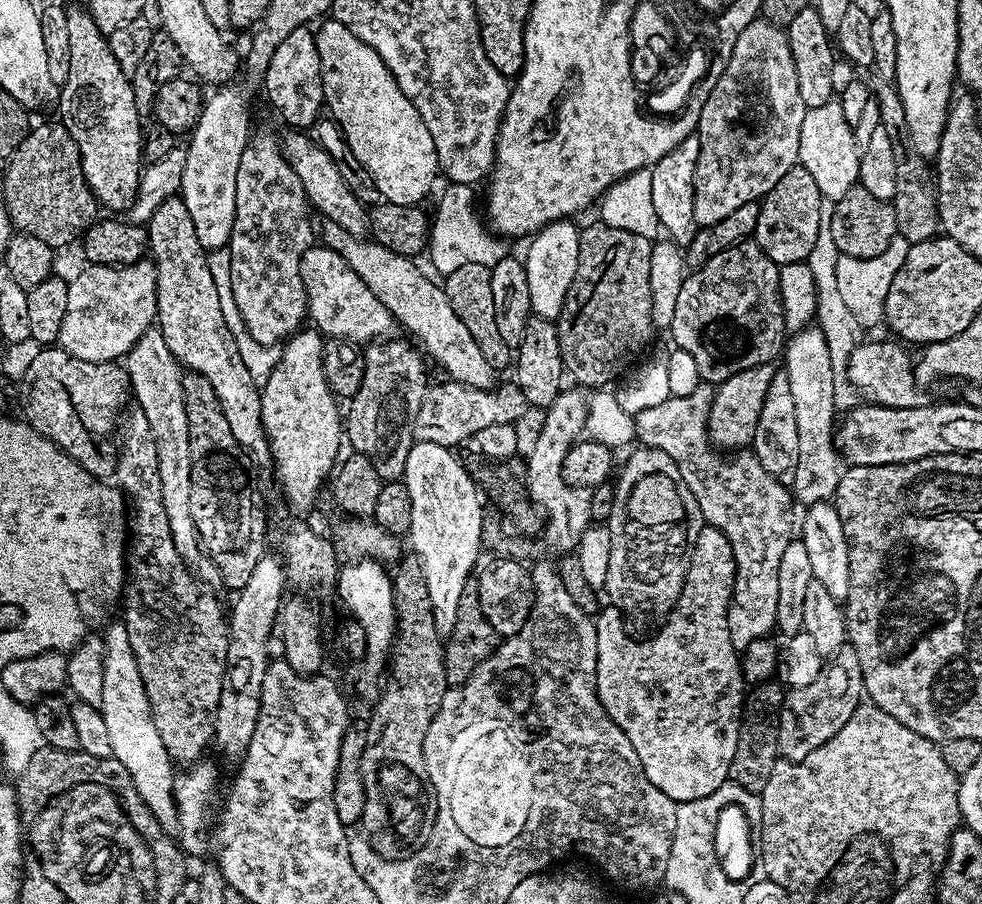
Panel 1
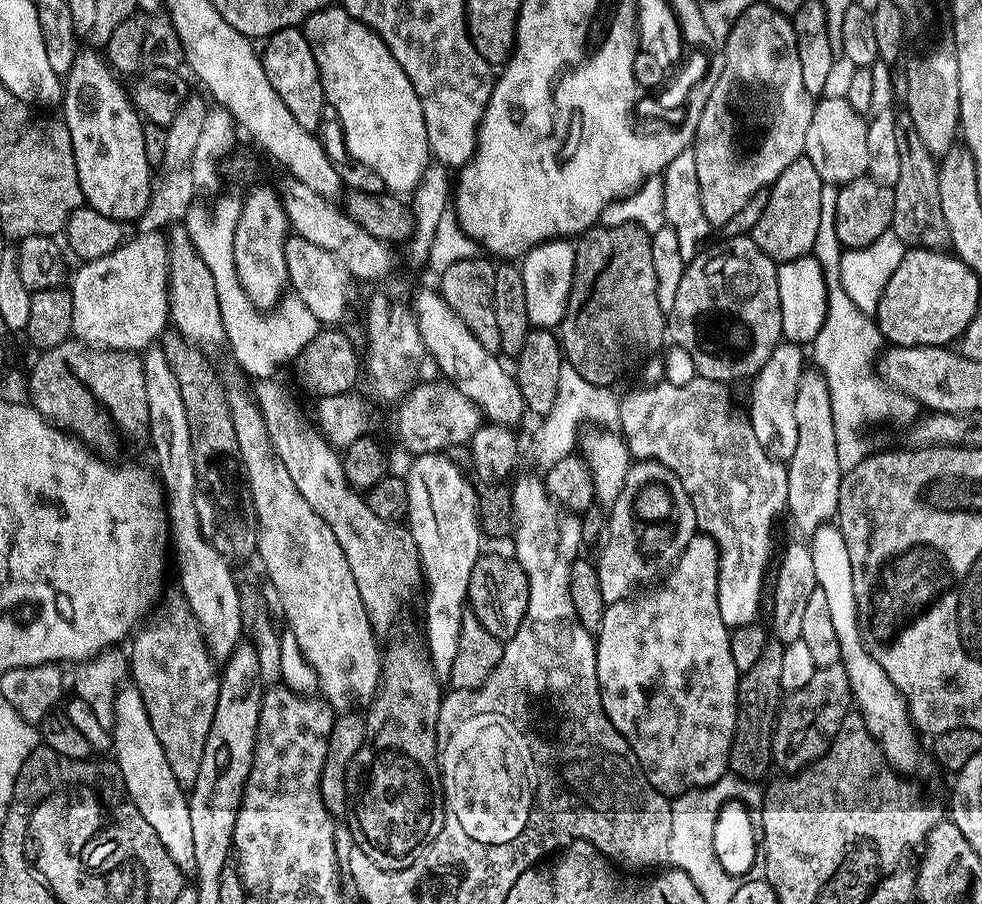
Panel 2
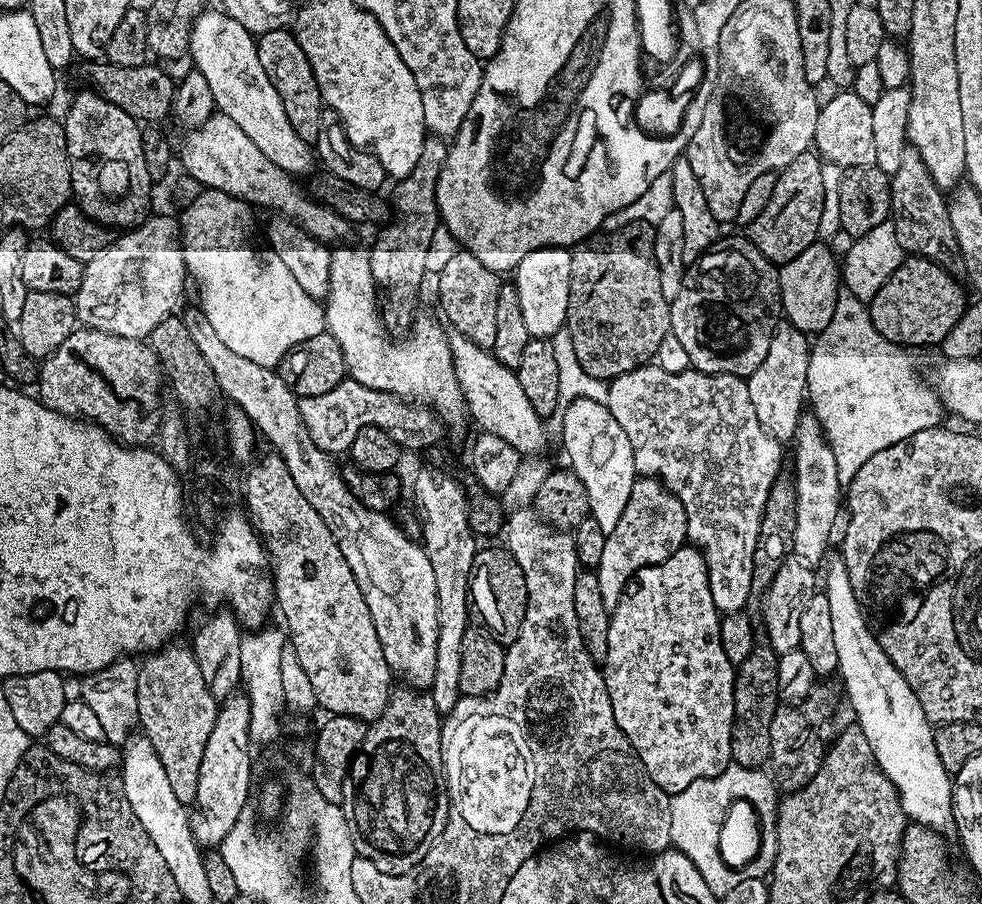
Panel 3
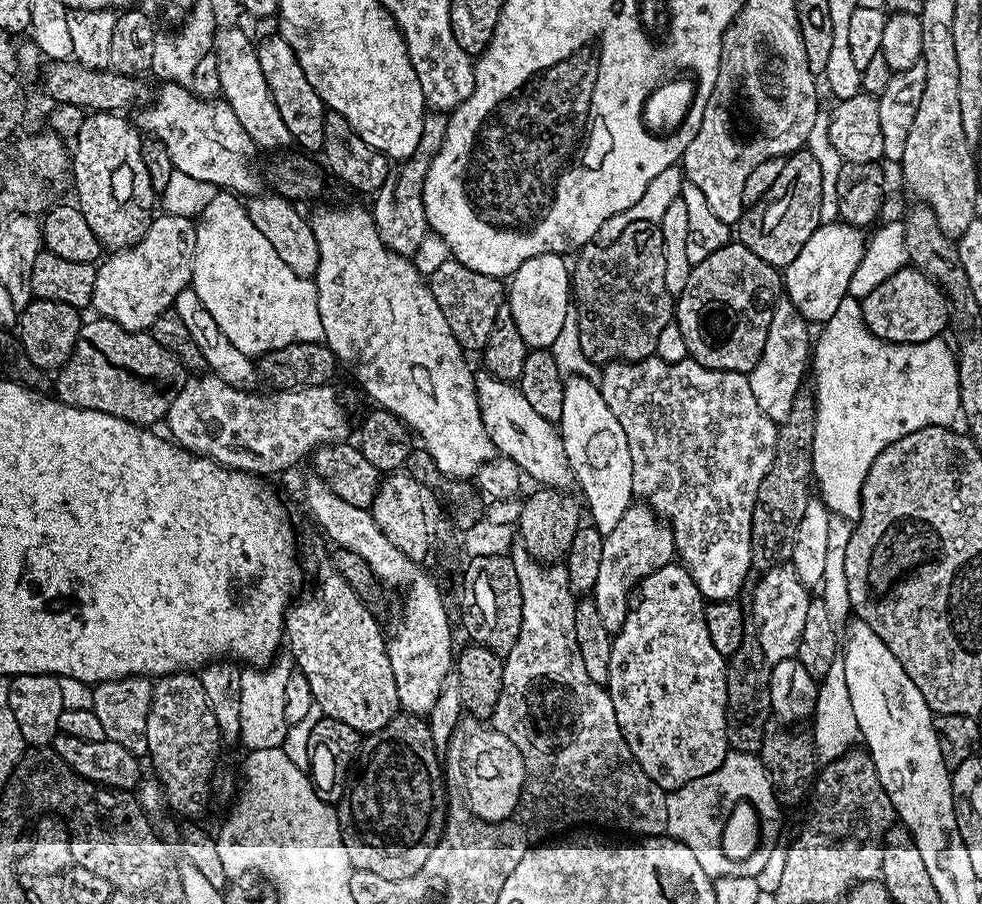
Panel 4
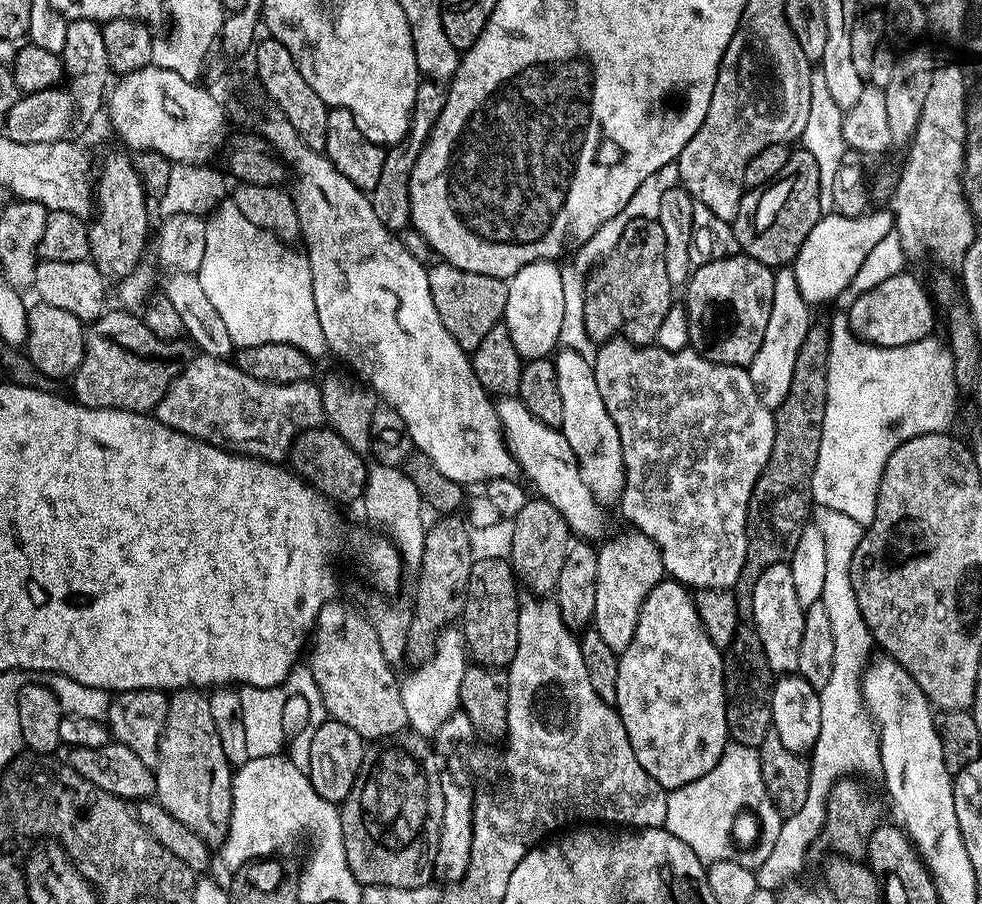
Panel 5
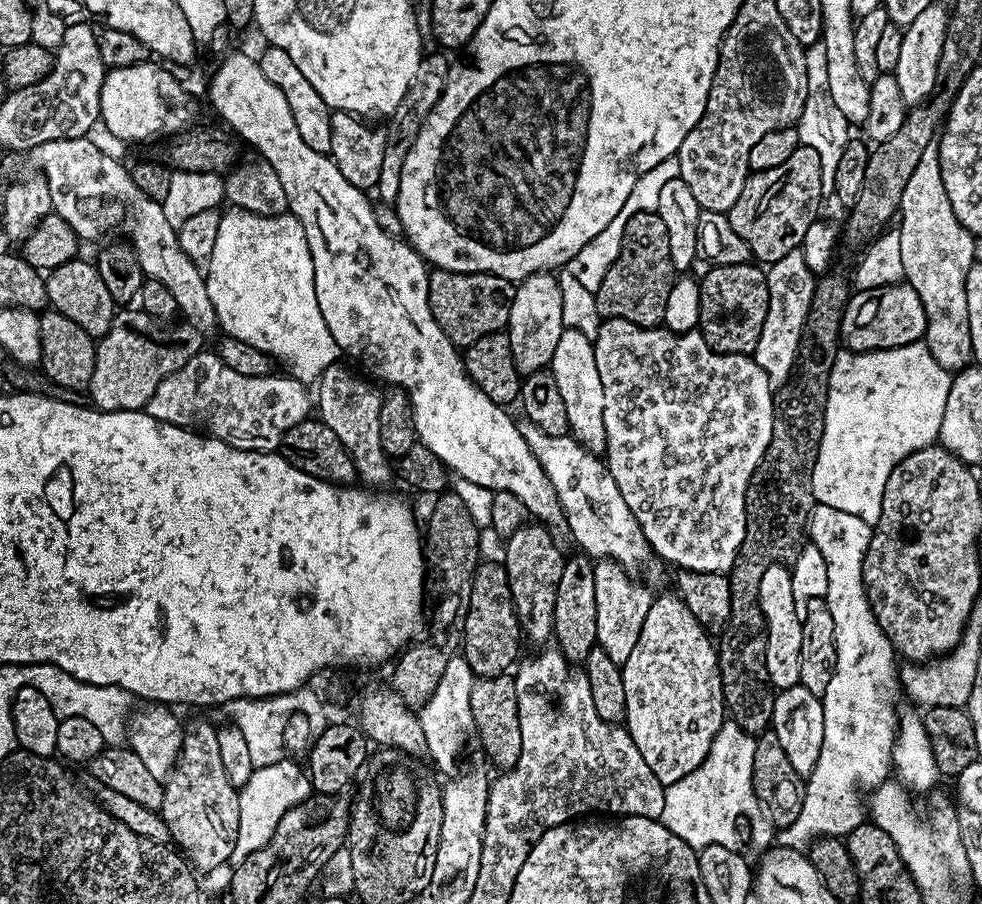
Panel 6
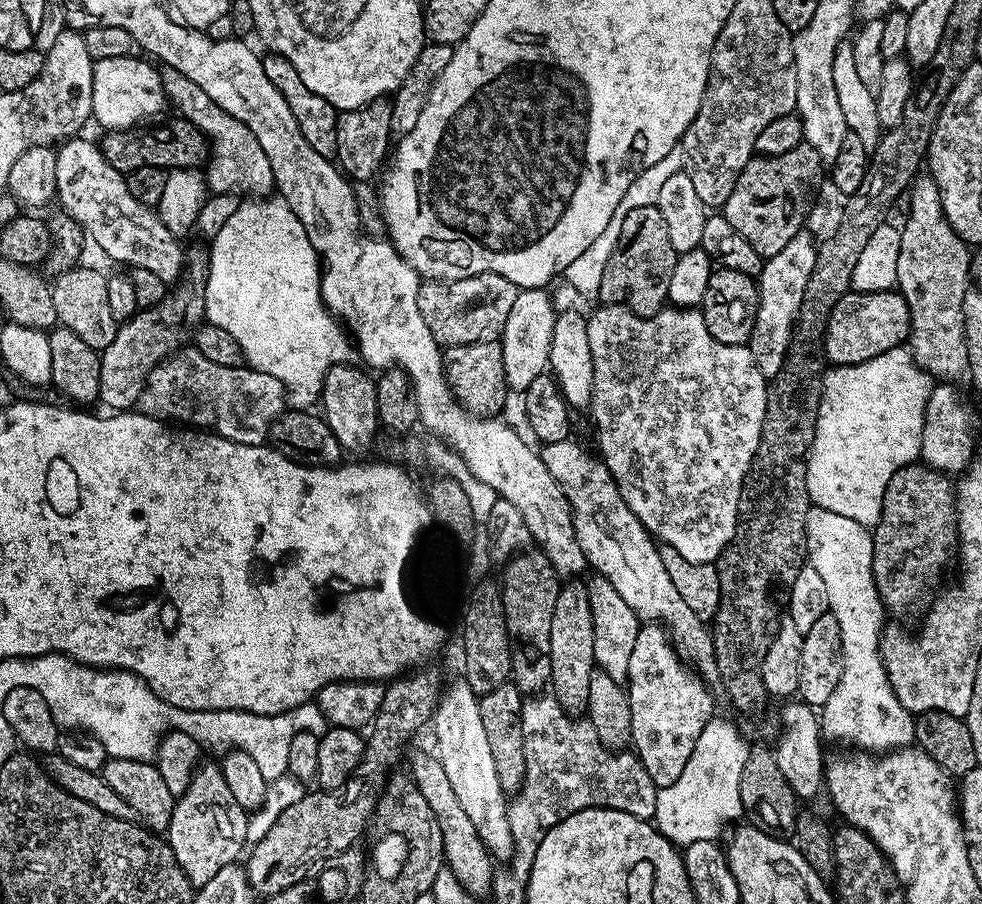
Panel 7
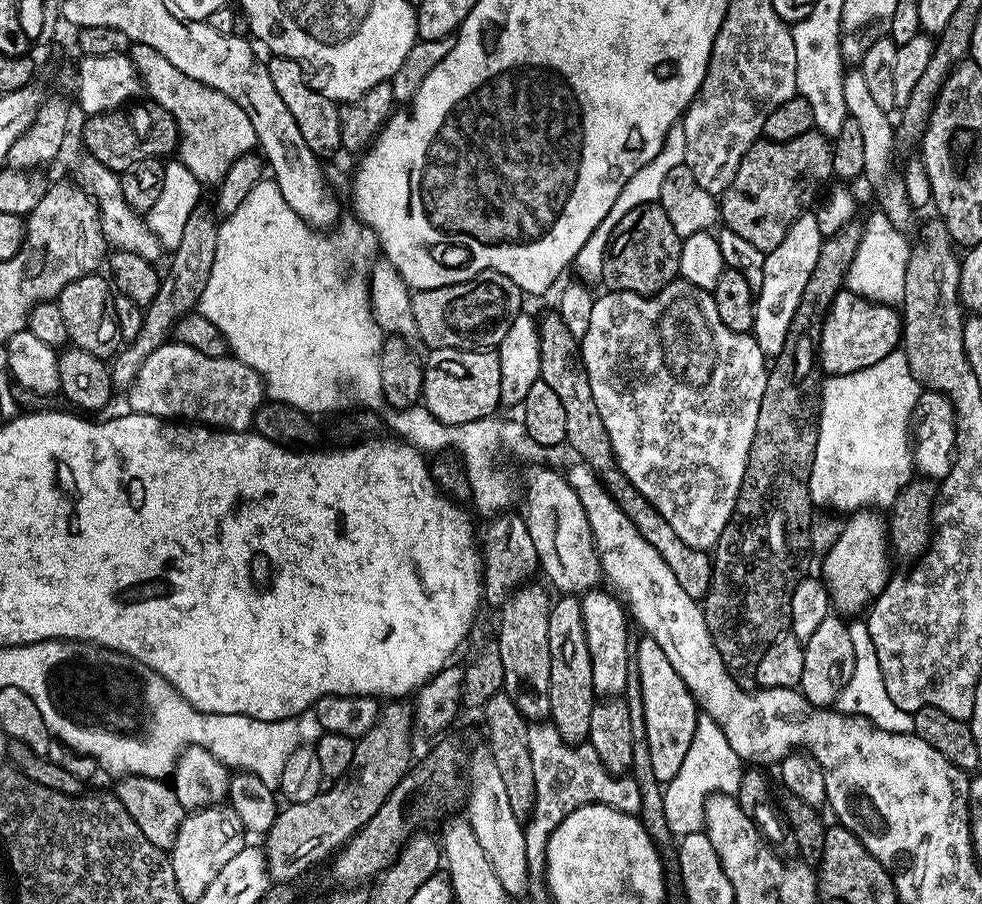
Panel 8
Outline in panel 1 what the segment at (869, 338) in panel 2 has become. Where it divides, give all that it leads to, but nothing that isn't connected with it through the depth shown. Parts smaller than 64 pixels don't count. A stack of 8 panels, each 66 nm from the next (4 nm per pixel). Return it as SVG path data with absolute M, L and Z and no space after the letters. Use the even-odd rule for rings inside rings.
M822 199L822 214L820 215L820 229L818 230L818 242L814 242L814 250L810 250L806 263L813 274L816 287L816 314L815 323L824 331L826 346L830 350L830 362L837 370L847 369L851 352L862 343L862 329L858 318L850 314L842 294L838 291L838 258L841 256L838 246L834 246L834 237L830 234L830 218L834 214L834 203Z

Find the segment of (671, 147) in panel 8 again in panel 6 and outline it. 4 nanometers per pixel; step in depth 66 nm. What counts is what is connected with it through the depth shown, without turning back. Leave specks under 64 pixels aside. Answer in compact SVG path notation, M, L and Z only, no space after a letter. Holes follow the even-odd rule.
M671 156L668 159L663 159L658 166L654 166L653 169L648 170L646 174L642 174L642 176L638 178L638 182L634 184L634 189L630 192L629 197L626 198L626 203L618 212L617 217L615 217L613 221L610 222L610 225L606 226L606 229L602 230L597 237L592 238L590 242L565 265L564 268L572 273L573 277L581 283L582 287L592 293L596 293L606 276L607 270L613 264L614 259L618 258L626 222L636 213L656 212L659 195L662 194L663 187L666 186L667 182L679 179L680 172L681 162L679 157Z

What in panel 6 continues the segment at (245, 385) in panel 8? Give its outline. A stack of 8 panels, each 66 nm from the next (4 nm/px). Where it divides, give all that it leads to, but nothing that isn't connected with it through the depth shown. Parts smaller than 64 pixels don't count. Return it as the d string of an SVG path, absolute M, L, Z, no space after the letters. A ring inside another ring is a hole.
M202 350L186 366L158 382L146 411L162 422L216 436L235 448L275 452L283 433L310 416L307 387L290 374L276 375L238 374L215 351Z

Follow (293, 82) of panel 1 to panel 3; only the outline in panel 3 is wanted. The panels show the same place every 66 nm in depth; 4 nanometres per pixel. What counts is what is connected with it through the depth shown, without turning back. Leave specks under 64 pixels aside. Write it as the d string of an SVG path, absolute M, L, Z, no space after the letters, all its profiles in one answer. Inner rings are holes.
M279 28L262 34L257 39L256 49L258 59L262 61L262 70L266 70L266 78L274 82L274 90L278 90L278 98L282 98L282 107L286 109L286 118L290 118L290 126L294 126L294 134L298 134L302 142L315 145L326 123L326 105L302 46L298 46L295 35L288 28Z

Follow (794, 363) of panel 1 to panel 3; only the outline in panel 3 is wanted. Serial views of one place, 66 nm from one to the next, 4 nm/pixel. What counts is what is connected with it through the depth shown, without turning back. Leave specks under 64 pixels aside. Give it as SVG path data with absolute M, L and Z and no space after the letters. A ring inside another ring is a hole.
M804 412L799 418L794 439L795 514L792 519L794 530L793 555L809 567L827 557L826 550L838 518L838 498L842 496L842 485L837 474L837 462L830 450L828 440L821 430L815 413Z

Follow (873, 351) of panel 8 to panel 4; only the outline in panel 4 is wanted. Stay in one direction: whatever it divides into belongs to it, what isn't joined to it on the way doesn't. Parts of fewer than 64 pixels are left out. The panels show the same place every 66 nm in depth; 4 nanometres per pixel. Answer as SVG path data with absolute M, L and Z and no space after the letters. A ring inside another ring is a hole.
M906 266L898 270L898 274L890 274L882 286L870 290L860 300L860 309L865 326L876 335L879 340L889 340L891 344L917 344L926 342L930 338L941 335L949 327L948 299L943 290L926 274L913 266Z

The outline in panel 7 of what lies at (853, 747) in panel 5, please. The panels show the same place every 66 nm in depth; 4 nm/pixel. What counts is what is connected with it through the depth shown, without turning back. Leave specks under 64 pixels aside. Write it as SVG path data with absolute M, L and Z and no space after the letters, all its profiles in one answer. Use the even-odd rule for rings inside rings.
M809 507L806 514L806 557L807 563L822 576L829 594L828 611L838 618L838 627L842 629L842 678L838 678L838 687L822 709L822 732L825 737L845 740L857 749L873 754L883 754L911 745L916 739L916 722L913 713L908 712L894 694L880 657L880 634L886 624L886 609L876 594L876 583L872 577L872 538L873 533L864 528L854 518L845 518L831 510Z

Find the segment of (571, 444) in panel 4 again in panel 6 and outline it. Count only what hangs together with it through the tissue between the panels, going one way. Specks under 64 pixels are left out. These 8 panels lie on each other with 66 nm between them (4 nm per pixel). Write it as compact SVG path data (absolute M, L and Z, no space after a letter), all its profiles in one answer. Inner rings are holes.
M565 327L564 333L558 338L558 346L554 349L550 371L554 374L554 382L558 382L558 391L562 393L569 433L588 452L598 456L605 450L605 423L602 421L602 407L605 405L605 398L602 394L602 378L598 378L598 362L594 362L592 345L593 341L588 339L584 333Z

